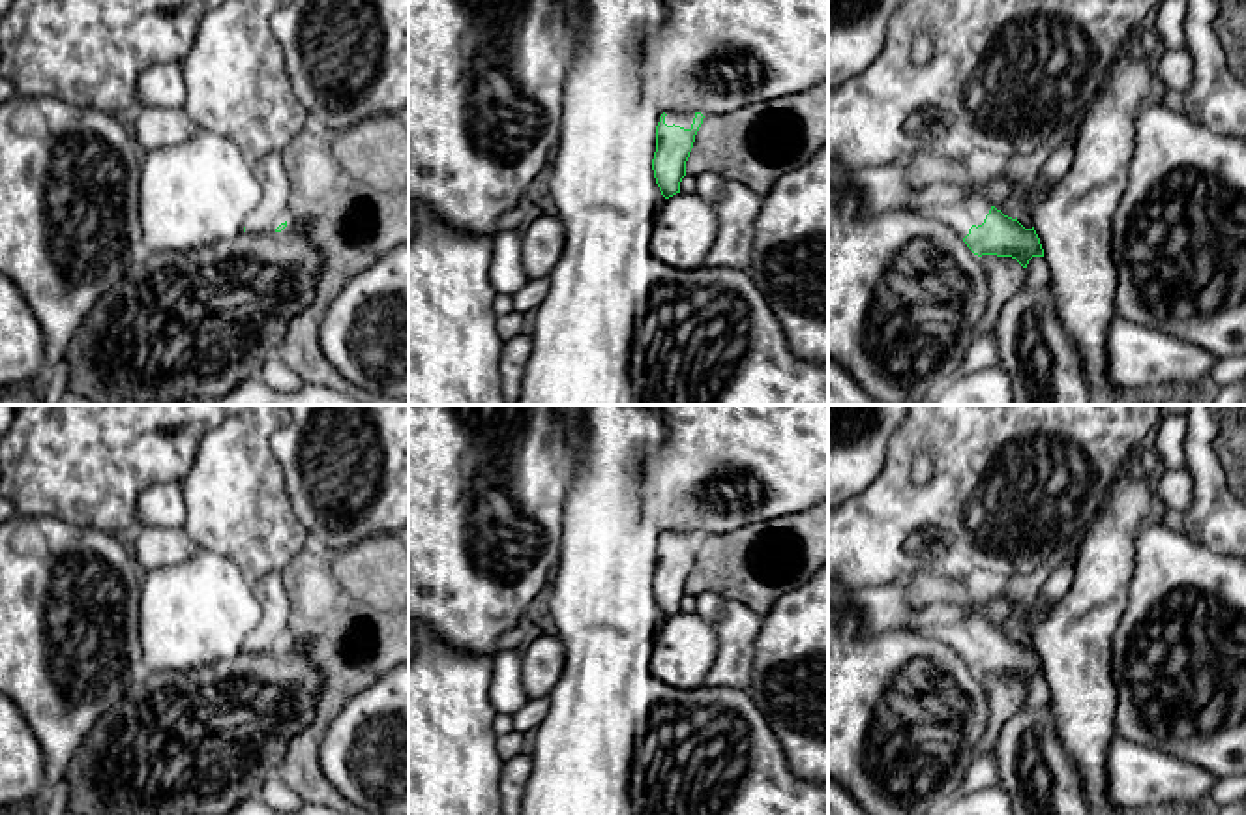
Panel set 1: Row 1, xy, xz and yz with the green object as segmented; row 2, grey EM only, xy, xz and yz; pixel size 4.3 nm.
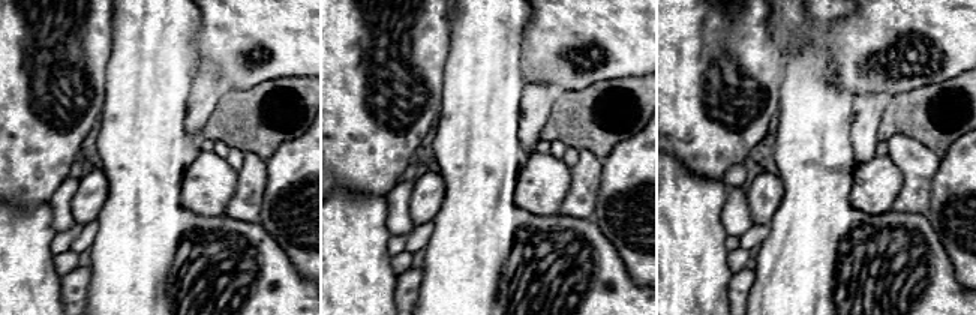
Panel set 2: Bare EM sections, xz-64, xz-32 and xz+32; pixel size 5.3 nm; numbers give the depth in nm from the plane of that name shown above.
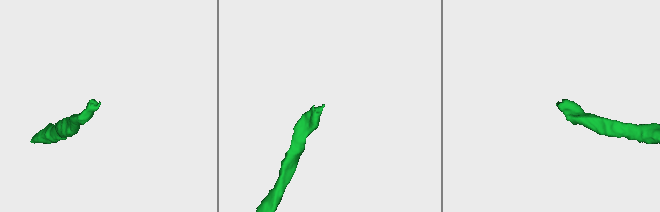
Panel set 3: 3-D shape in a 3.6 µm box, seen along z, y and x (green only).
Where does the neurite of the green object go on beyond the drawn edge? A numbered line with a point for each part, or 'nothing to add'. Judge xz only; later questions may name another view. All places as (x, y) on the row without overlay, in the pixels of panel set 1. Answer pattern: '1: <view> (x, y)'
1: xz (684, 540)

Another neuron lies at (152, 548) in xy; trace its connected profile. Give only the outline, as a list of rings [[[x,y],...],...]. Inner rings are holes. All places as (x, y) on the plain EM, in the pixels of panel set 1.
[[[139,526],[127,543],[142,571],[167,568],[189,560],[199,545],[185,534],[184,528],[167,526]]]

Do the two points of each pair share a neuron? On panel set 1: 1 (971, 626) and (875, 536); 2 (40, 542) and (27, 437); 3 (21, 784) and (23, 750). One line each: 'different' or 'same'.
1: different
2: different
3: same

